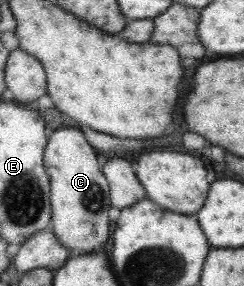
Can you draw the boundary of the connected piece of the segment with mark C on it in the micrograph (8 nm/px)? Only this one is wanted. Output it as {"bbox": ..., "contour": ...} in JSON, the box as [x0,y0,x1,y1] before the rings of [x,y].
{"bbox":[43,126,110,254],"contour":[[[60,126],[50,134],[43,152],[44,168],[50,182],[52,232],[64,248],[79,254],[92,252],[104,244],[110,234],[109,184],[98,168],[96,154],[97,151],[84,140],[80,130]]]}

